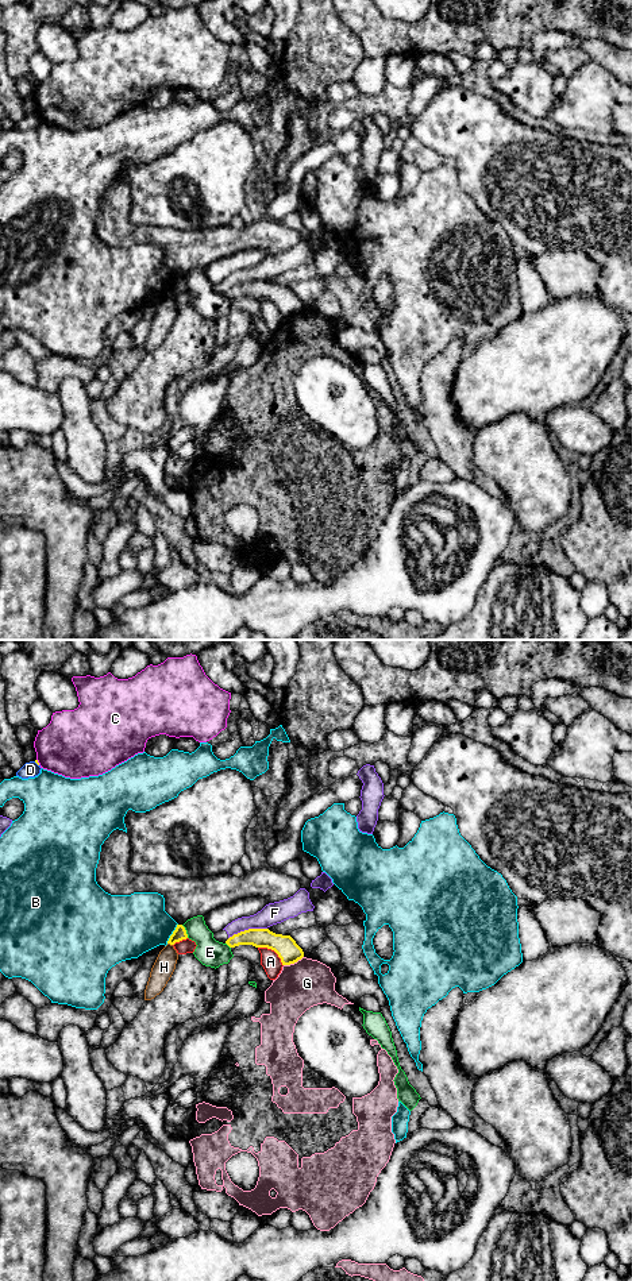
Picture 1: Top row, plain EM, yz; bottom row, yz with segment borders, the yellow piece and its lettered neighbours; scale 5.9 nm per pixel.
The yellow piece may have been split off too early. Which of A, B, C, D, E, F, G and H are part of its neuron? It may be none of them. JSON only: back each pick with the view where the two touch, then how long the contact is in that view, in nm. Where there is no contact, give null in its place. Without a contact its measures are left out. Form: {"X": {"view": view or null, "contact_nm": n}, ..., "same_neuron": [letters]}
{"same_neuron": []}

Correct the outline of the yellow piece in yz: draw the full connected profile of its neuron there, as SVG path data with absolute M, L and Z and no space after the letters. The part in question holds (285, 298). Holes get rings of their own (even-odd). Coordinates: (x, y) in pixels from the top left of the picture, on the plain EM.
M248 281L234 286L226 296L230 300L239 297L253 297L274 302L281 310L282 317L290 317L304 309L302 301L290 288L275 286L269 281Z

